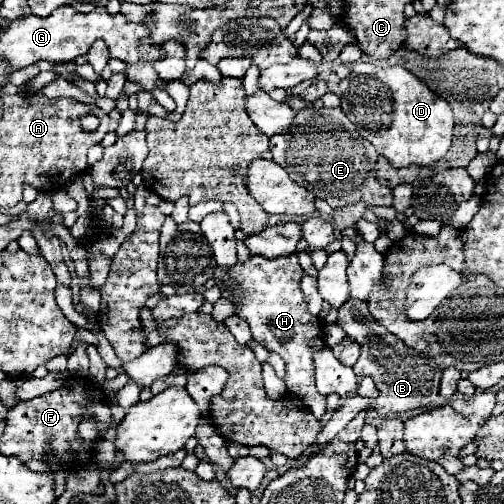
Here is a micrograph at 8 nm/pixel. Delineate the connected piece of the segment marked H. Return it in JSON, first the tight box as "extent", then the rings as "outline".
{"extent":[215,255,325,417],"outline":[[[297,255],[265,259],[251,257],[243,265],[237,263],[235,269],[215,267],[215,283],[221,289],[223,297],[231,297],[231,301],[239,301],[239,317],[245,319],[251,327],[253,339],[261,343],[267,351],[279,353],[287,365],[285,385],[291,393],[299,395],[303,403],[315,413],[315,417],[325,415],[325,397],[315,387],[315,367],[313,357],[323,349],[321,331],[313,331],[313,335],[305,337],[305,329],[323,329],[319,317],[313,317],[307,311],[307,301],[301,291],[303,269],[297,261]]]}

